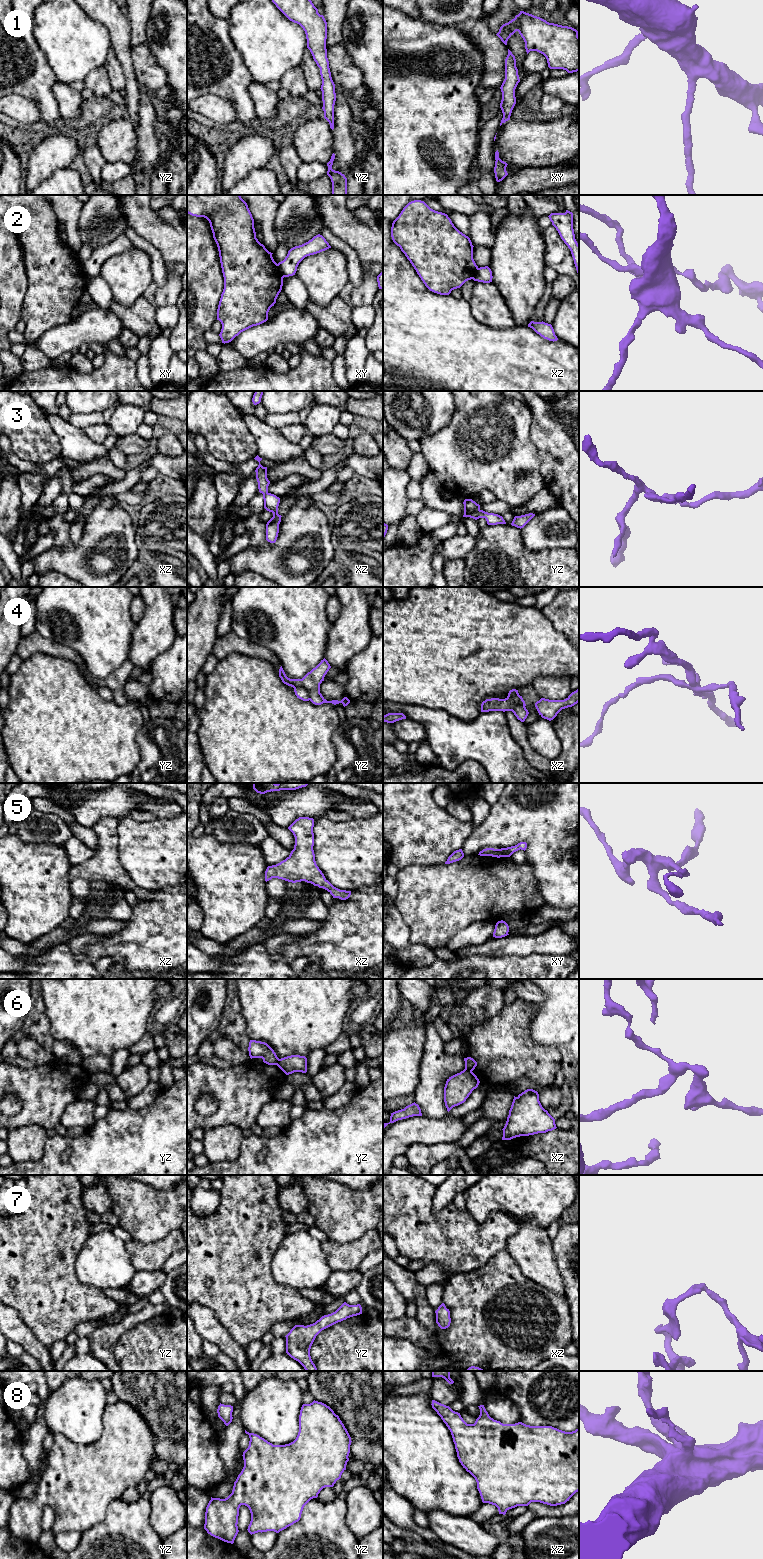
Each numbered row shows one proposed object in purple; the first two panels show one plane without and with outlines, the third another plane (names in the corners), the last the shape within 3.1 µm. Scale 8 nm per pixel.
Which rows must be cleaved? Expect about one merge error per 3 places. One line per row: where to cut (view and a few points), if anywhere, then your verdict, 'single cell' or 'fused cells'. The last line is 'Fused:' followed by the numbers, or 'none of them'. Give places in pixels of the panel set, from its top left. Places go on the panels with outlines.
1: no cut; single cell
2: cut in xy along (276, 264), (283, 277); fused cells
3: no cut; single cell
4: cut in xz along (507, 697), (524, 707); fused cells
5: no cut; single cell
6: cut in xz along (465, 1068), (471, 1072); fused cells
7: no cut; single cell
8: no cut; single cell
Fused: 2, 4, 6

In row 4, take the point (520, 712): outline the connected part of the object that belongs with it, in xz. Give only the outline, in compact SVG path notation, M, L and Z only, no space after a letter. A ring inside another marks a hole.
M518 703L514 704L512 712L517 717L517 719L520 720L521 722L524 722L525 719L527 718L528 714L529 714L526 707L522 706Z

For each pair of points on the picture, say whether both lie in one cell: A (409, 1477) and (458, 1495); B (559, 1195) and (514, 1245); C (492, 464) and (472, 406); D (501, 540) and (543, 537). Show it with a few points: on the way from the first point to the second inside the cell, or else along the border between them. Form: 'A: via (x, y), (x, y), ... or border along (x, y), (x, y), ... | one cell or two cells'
A: via (421, 1477), (432, 1477), (446, 1485) | one cell
B: border along (520, 1222), (534, 1221), (545, 1228) | two cells
C: via (488, 450), (488, 428), (484, 420) | one cell
D: border along (520, 529), (522, 543), (529, 550), (543, 549) | two cells

